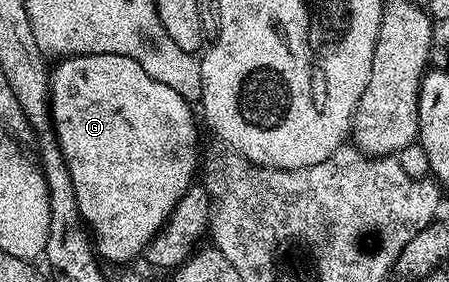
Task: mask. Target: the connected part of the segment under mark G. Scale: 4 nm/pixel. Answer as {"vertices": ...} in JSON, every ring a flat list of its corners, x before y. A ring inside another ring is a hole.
{"vertices":[[100,53,99,55,71,55,69,57,62,57,57,60,58,68,55,66,53,70,50,72,50,112,52,113,52,117,54,118,54,132,58,134,58,144,60,145,60,149,64,153,64,157,66,158,66,164,68,165,68,169,72,173,72,185,76,189,76,201,78,202,78,208,80,209,80,213,82,214,82,218,89,230,93,232,96,236,96,249,97,252,105,259,112,259,116,263,124,263,128,259,134,259,143,254,145,252,146,246,150,244,151,239,154,238,154,234,157,233,162,226,166,224,166,222,170,219,170,214,176,209,176,205,180,201,180,197,184,197,184,193,190,188,195,186,196,179,194,179,194,174,199,174,200,171,200,159,198,163,198,127,194,124,194,115,196,119,196,111,195,108,191,105,188,100,180,95,180,93,176,93,176,89,172,89,169,85,164,85,164,81,160,81,158,79,157,74,148,72,142,68,143,60,141,58,135,57,133,55,117,55,116,53]]}

